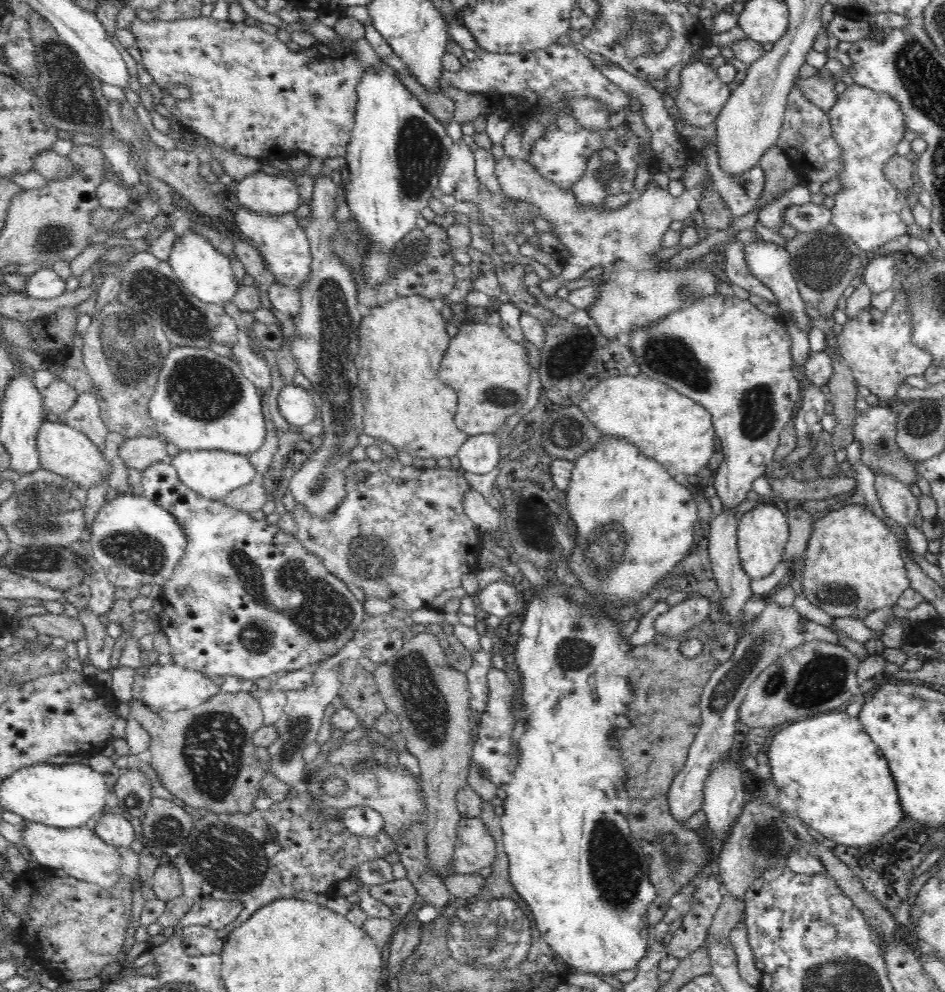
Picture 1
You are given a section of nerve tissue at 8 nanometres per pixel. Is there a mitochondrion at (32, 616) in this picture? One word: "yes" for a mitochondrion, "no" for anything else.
no

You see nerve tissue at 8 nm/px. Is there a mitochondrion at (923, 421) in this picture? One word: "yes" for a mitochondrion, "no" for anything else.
yes

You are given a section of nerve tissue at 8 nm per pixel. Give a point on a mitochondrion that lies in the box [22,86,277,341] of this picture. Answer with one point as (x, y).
(50, 238)

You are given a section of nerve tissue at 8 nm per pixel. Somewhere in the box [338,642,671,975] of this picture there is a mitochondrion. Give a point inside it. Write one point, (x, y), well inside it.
(610, 859)

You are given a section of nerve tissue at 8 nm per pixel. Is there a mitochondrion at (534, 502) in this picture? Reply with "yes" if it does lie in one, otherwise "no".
no

